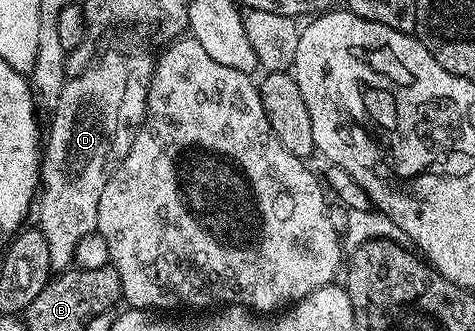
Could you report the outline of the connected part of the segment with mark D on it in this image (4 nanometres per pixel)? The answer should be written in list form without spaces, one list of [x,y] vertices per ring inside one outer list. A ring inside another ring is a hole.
[[[105,53],[98,59],[94,65],[89,65],[82,71],[78,77],[70,76],[62,87],[62,93],[55,100],[52,106],[53,118],[49,121],[49,129],[47,125],[47,136],[43,141],[43,156],[41,159],[41,184],[39,186],[39,202],[35,207],[35,217],[37,213],[36,224],[39,226],[43,239],[47,239],[47,252],[51,254],[51,270],[64,271],[74,264],[77,248],[79,243],[90,233],[97,232],[97,220],[99,219],[99,195],[103,195],[103,187],[107,187],[107,183],[113,177],[113,173],[121,164],[121,160],[127,155],[127,151],[131,147],[134,135],[137,134],[141,127],[142,121],[145,119],[145,108],[147,107],[147,95],[149,94],[149,84],[153,78],[153,67],[155,61],[151,56],[145,53]]]

